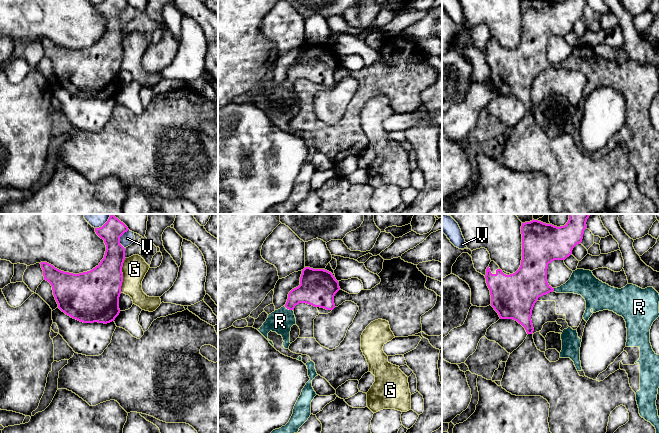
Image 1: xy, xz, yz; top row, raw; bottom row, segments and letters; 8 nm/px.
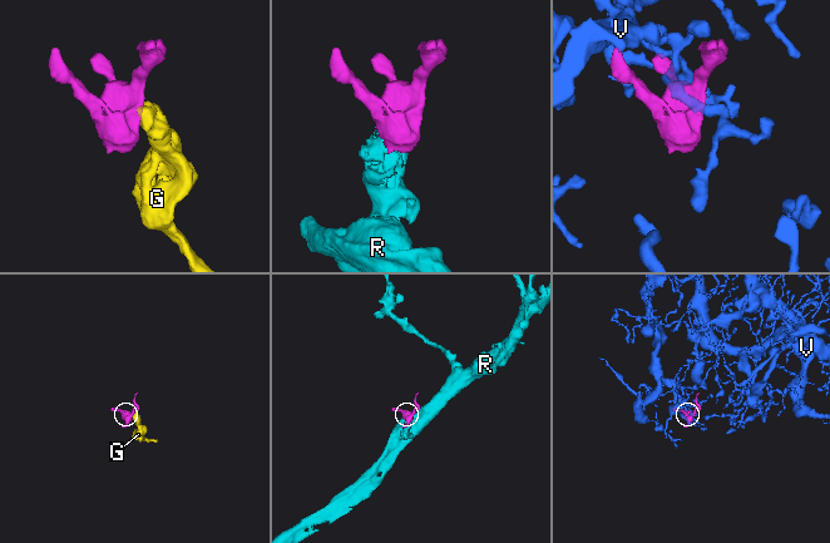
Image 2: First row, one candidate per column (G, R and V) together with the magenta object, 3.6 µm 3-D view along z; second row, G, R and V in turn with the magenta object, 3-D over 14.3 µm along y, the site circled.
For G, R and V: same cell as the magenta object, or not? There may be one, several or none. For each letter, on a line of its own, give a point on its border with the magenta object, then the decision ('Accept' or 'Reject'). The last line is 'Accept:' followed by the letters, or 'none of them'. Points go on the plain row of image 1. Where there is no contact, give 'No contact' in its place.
G: Touches magenta at xy (122, 51). Reject
R: Touches magenta at xz (288, 84). Accept
V: Touches magenta at xy (119, 15). Reject
Accept: R

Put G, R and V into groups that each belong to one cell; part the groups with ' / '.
G / R / V

